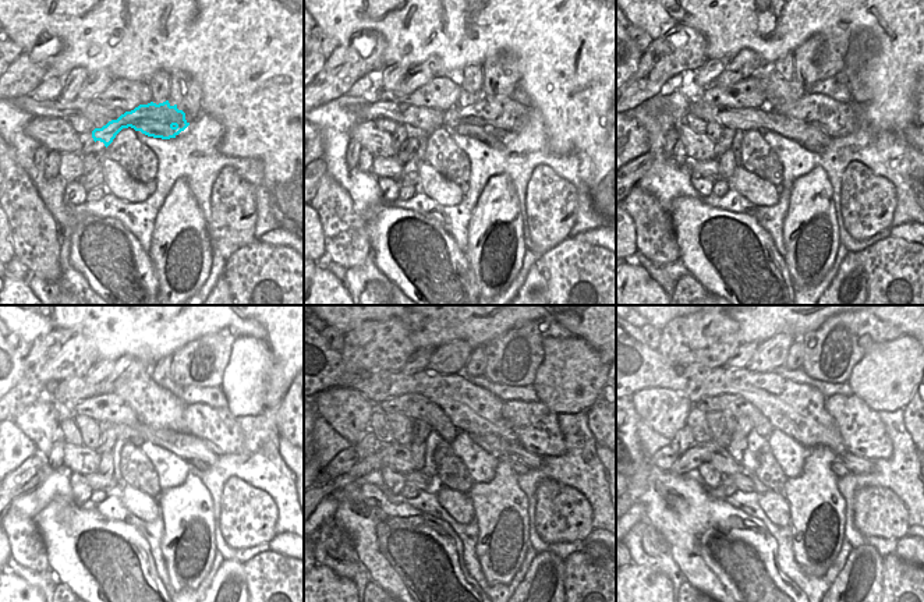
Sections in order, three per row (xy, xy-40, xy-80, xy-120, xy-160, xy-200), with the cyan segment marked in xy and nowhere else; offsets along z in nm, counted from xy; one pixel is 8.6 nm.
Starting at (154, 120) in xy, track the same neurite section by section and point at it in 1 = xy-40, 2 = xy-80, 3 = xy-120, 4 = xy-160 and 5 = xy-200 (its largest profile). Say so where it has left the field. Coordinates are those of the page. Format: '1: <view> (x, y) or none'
1: xy-40 (496, 110)
2: xy-80 (836, 119)
3: xy-120 (216, 427)
4: xy-160 (537, 428)
5: xy-200 (863, 432)

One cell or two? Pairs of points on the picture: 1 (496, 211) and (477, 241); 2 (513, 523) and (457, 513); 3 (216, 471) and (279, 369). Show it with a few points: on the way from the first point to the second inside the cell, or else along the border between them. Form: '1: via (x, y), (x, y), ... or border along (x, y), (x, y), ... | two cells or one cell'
1: via (495, 218), (482, 234) | one cell
2: border along (467, 495), (475, 517) | two cells
3: border along (261, 413), (268, 414), (275, 421) | two cells

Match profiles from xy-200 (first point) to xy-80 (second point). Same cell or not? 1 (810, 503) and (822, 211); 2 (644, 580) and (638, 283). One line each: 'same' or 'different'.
1: same
2: same

